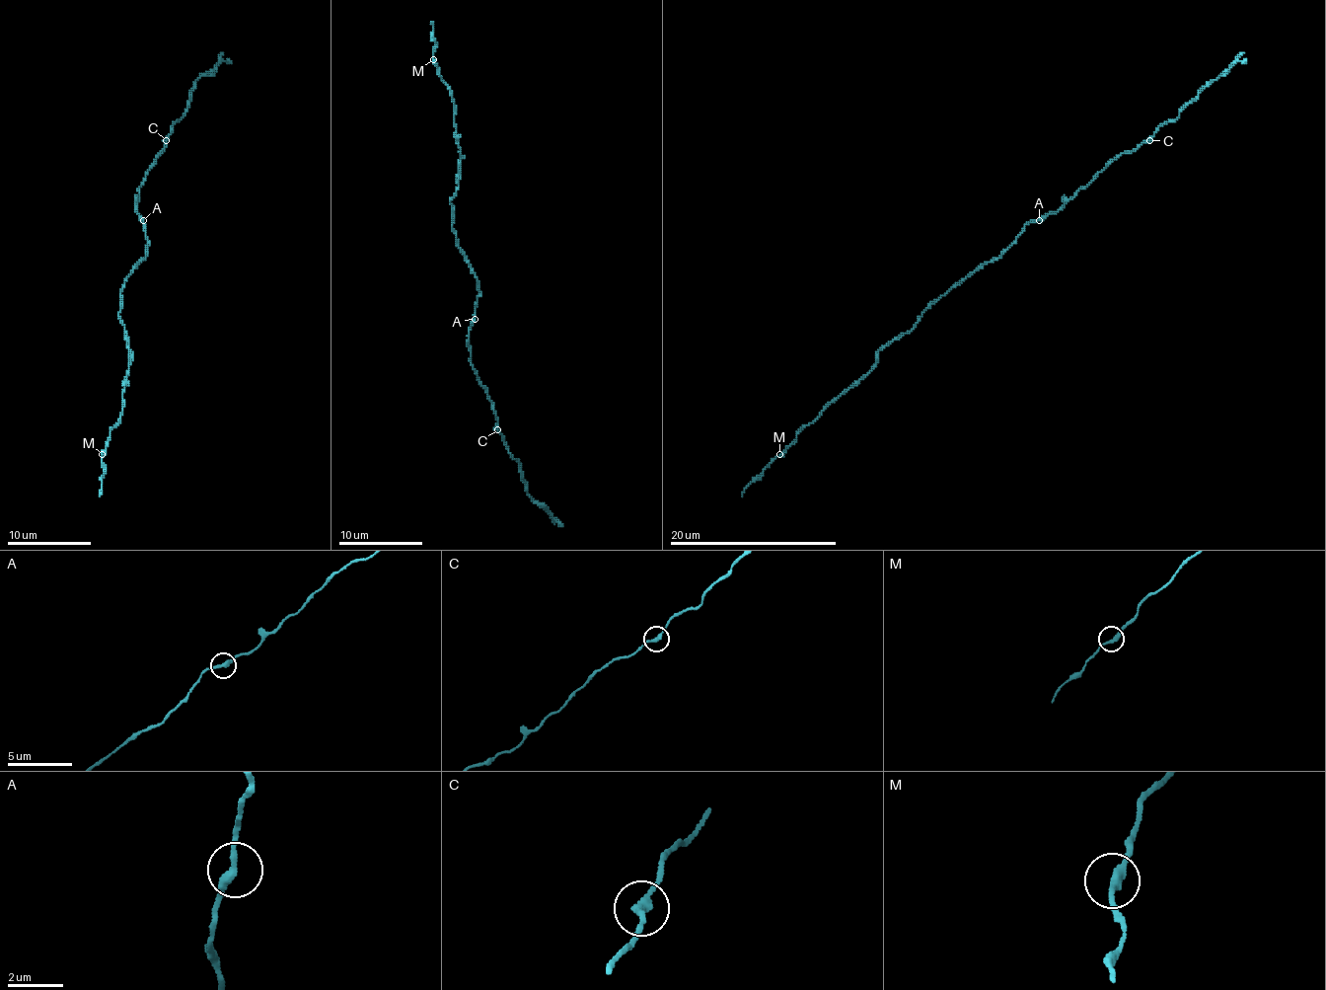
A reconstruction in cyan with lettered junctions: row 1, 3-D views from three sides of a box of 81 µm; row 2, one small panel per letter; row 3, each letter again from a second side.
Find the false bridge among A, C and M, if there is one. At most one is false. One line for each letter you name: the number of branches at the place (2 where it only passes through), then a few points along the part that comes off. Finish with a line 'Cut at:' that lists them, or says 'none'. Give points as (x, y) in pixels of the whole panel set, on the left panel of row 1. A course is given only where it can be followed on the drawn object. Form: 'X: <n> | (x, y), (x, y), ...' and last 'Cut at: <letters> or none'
Cut at: none

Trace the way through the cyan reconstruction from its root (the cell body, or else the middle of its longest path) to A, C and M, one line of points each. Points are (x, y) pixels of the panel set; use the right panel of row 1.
A: (991, 260), (997, 258), (1026, 224), (1039, 220)
C: (991, 260), (997, 258), (1026, 224), (1056, 214), (1114, 159), (1149, 140)
M: (991, 260), (981, 264), (940, 295), (910, 331), (888, 342), (878, 351), (878, 362), (845, 390), (779, 454)

